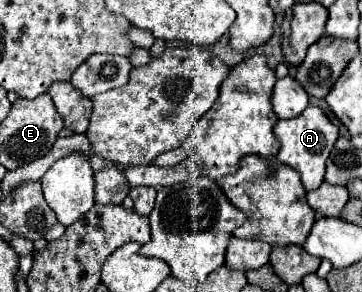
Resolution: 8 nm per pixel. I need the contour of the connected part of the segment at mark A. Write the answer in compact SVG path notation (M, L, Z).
M307 107L299 117L293 119L281 119L275 129L273 129L275 137L281 143L281 149L277 153L277 159L295 169L301 175L303 187L307 191L315 191L319 189L319 185L323 183L323 175L325 175L325 163L327 157L331 155L331 149L339 137L339 129L323 115L323 111L319 107Z

